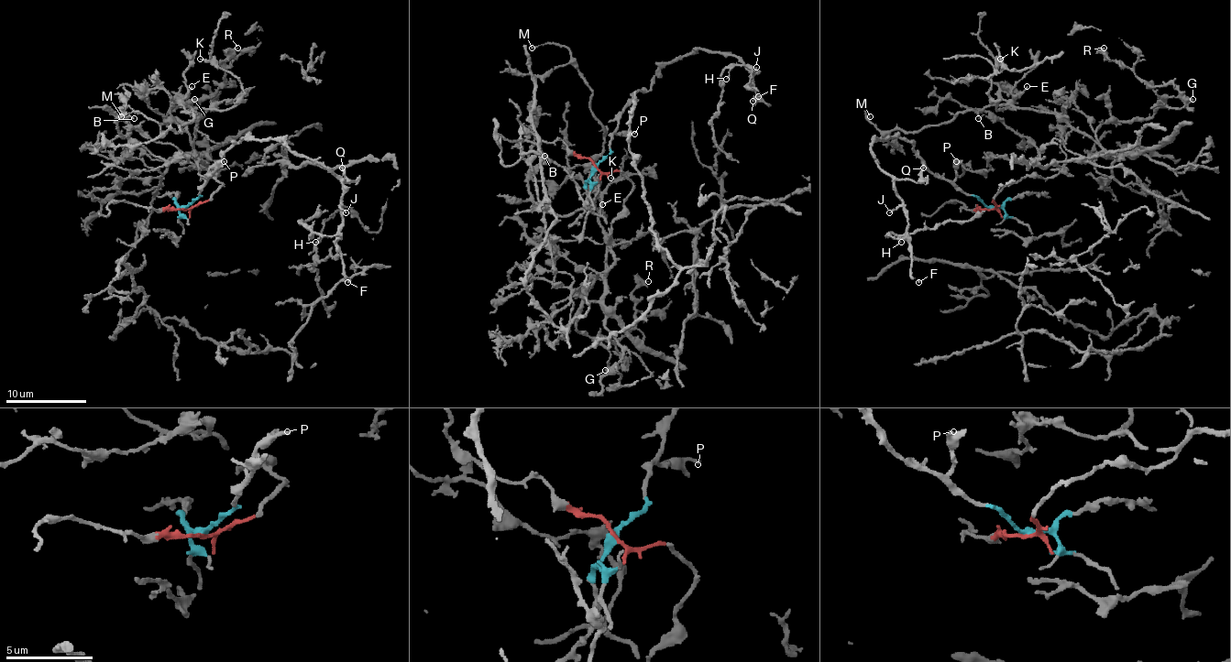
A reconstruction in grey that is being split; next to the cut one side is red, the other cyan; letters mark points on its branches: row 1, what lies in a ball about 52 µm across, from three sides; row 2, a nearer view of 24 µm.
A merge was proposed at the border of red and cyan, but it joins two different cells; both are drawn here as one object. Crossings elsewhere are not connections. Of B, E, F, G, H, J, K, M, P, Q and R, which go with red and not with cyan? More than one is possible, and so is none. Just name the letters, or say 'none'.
B, E, G, K, M, R

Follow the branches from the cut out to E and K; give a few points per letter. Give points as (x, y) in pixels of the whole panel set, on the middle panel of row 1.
E: (596, 168), (632, 184), (612, 224), (614, 265), (604, 278), (606, 234), (594, 189), (602, 204)
K: (596, 168), (632, 184), (612, 224), (614, 265), (604, 278), (600, 196), (653, 166), (610, 178)

